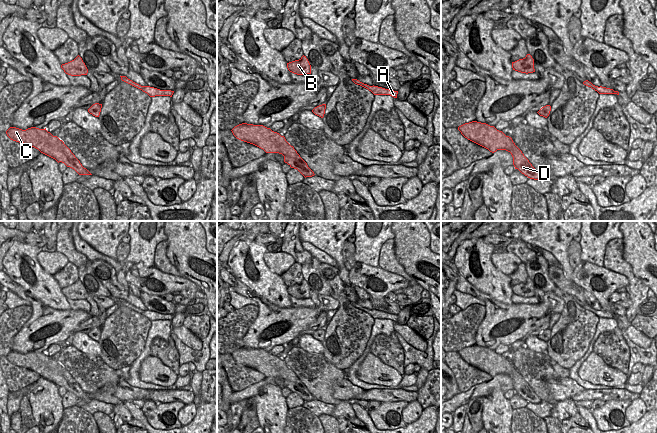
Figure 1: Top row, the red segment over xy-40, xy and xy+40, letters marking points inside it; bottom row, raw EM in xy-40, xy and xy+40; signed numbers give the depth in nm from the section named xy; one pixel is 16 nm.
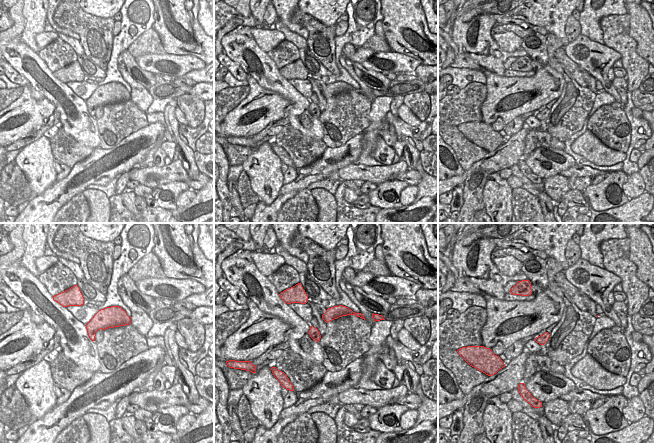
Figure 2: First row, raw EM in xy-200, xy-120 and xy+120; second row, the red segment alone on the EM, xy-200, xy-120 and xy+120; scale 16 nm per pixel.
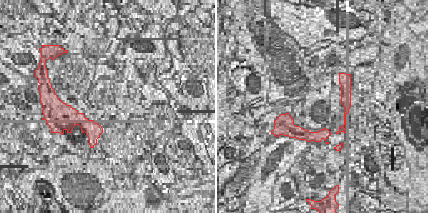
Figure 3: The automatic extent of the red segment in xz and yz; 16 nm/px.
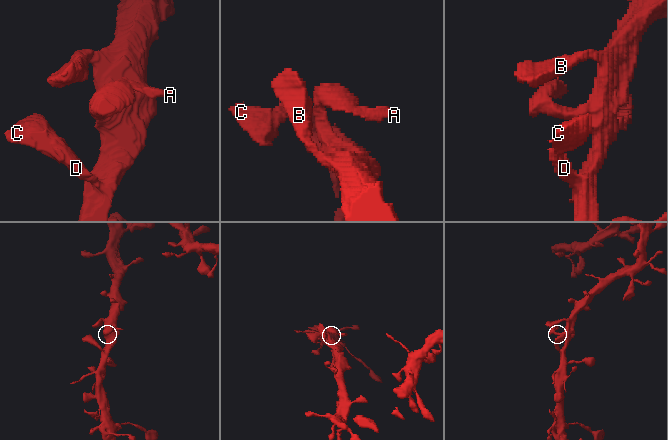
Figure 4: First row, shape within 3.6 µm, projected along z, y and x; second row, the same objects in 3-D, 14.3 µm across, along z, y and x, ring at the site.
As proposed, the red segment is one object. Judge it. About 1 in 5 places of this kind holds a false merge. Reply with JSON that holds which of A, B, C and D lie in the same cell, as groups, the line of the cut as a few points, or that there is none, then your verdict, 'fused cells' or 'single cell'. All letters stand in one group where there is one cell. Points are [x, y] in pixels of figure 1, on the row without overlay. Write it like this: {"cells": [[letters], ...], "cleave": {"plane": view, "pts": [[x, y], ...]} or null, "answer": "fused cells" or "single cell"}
{"cells": [["A", "B", "C", "D"]], "cleave": null, "answer": "single cell"}

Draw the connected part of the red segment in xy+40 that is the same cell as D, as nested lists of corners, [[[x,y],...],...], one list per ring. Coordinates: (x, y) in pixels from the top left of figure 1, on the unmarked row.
[[[472,345],[459,350],[458,354],[465,362],[488,373],[492,377],[497,374],[510,376],[515,393],[518,393],[528,402],[538,404],[542,401],[515,369],[512,362],[497,354],[494,350]]]

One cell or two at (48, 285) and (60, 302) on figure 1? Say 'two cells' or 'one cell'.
one cell

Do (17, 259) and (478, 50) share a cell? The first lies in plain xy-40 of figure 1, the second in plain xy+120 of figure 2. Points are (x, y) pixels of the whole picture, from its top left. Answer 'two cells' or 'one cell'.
one cell

